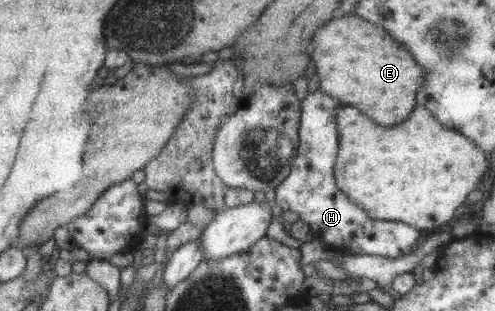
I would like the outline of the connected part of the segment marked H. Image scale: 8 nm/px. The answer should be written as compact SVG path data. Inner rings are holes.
M319 90L300 101L298 149L295 151L289 174L275 188L274 202L281 211L294 211L298 219L309 225L313 239L343 249L355 255L379 255L395 259L412 252L420 240L420 231L408 224L371 219L351 202L336 186L332 168L338 153L336 114L344 105Z

